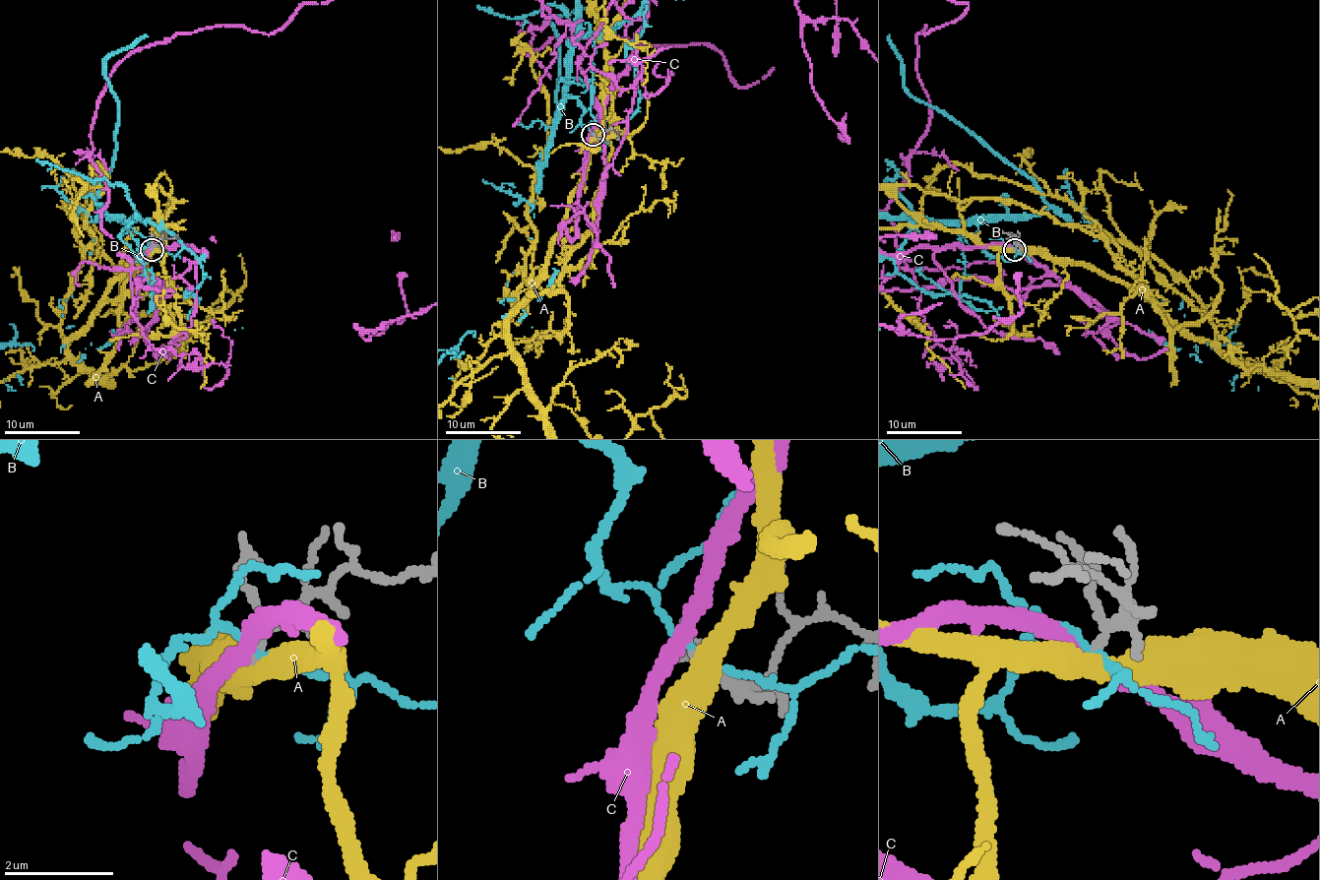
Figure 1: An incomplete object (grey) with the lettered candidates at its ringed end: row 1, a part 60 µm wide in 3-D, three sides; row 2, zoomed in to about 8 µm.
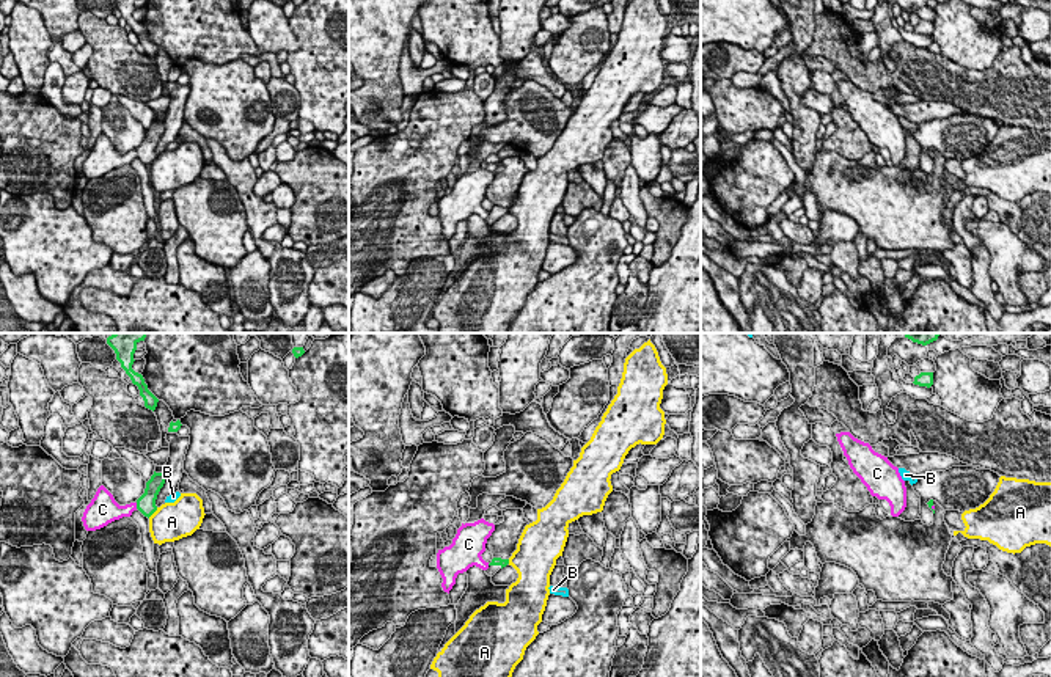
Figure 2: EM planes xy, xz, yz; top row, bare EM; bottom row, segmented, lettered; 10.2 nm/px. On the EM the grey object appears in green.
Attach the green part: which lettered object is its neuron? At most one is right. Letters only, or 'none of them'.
none of them

